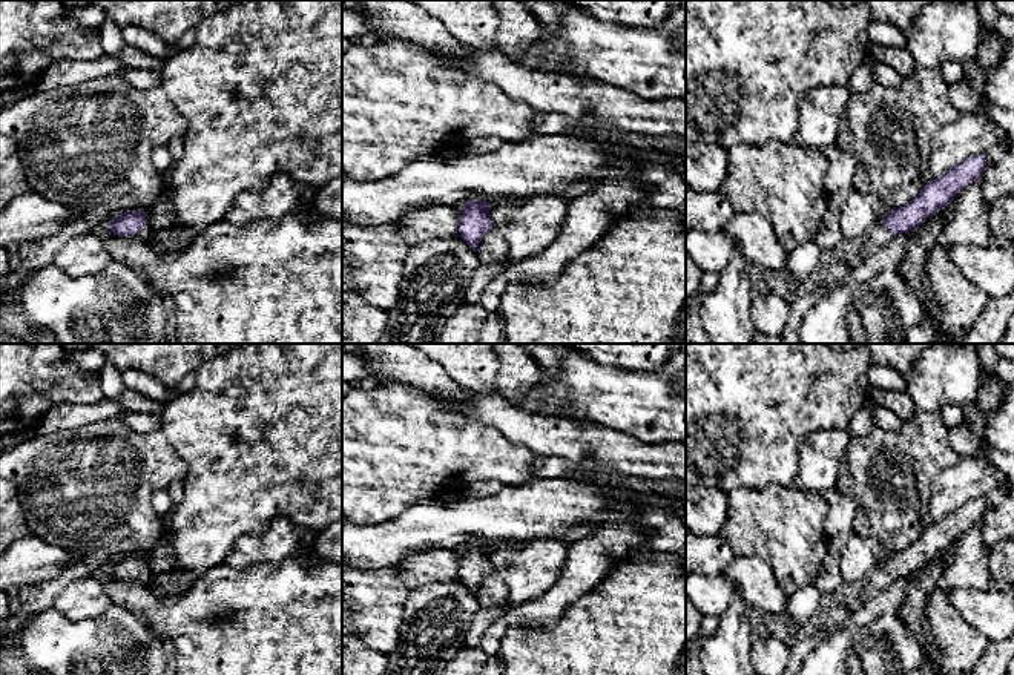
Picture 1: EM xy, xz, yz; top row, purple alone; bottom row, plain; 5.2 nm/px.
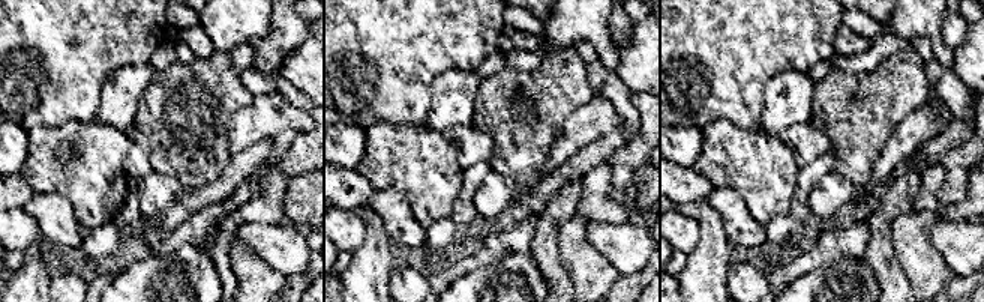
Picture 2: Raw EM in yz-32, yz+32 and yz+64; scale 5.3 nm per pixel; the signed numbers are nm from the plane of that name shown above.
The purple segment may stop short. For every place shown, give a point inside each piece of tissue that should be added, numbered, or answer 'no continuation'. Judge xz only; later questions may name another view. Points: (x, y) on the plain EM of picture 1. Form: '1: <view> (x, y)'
no continuation

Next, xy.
1: xy (144, 577)

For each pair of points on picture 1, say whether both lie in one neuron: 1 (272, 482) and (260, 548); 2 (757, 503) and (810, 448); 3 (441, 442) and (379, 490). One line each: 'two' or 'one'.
1: two
2: two
3: one

